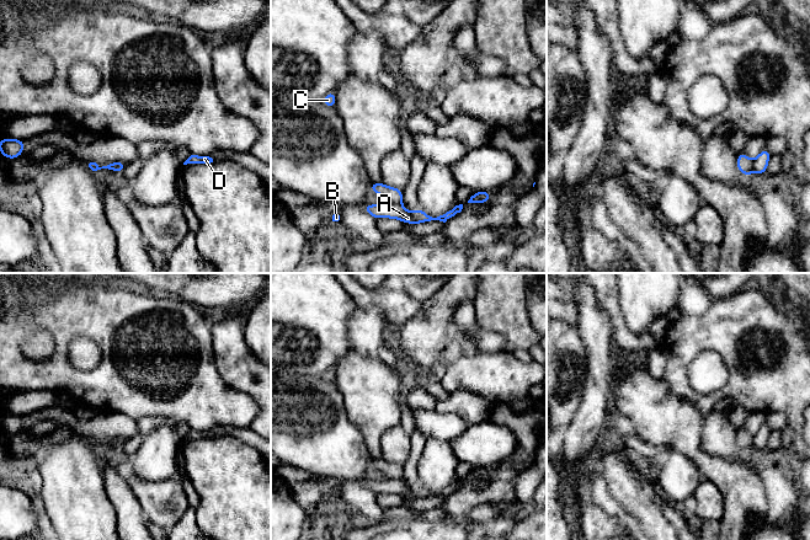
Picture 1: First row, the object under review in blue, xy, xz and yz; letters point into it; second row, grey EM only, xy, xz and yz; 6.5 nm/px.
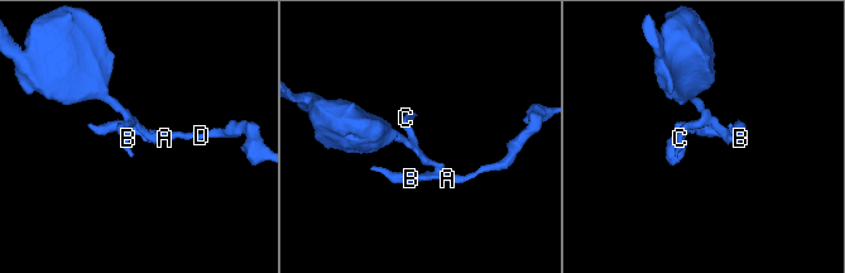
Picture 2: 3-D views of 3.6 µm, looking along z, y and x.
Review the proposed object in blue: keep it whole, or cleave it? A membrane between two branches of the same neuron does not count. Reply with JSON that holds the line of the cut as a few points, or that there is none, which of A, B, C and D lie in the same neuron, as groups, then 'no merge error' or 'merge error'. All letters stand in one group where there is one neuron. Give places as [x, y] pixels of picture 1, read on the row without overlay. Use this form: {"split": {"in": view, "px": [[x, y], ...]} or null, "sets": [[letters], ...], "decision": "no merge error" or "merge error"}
{"split": {"in": "xz", "px": [[389, 479], [399, 480]]}, "sets": [["A", "B", "D"], ["C"]], "decision": "merge error"}

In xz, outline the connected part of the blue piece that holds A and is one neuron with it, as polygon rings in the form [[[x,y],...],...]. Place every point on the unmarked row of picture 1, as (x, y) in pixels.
[[[364,480],[363,482],[366,488],[371,490],[375,494],[394,493],[405,497],[407,499],[427,498],[431,496],[439,496],[446,498],[447,496],[452,494],[454,491],[460,488],[463,485],[463,480],[459,480],[444,490],[437,493],[432,493],[420,483],[417,483],[414,488],[409,488],[401,480],[385,480],[385,481]]]

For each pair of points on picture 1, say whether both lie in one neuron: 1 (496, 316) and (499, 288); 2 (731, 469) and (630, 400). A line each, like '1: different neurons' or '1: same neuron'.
1: same neuron
2: same neuron

